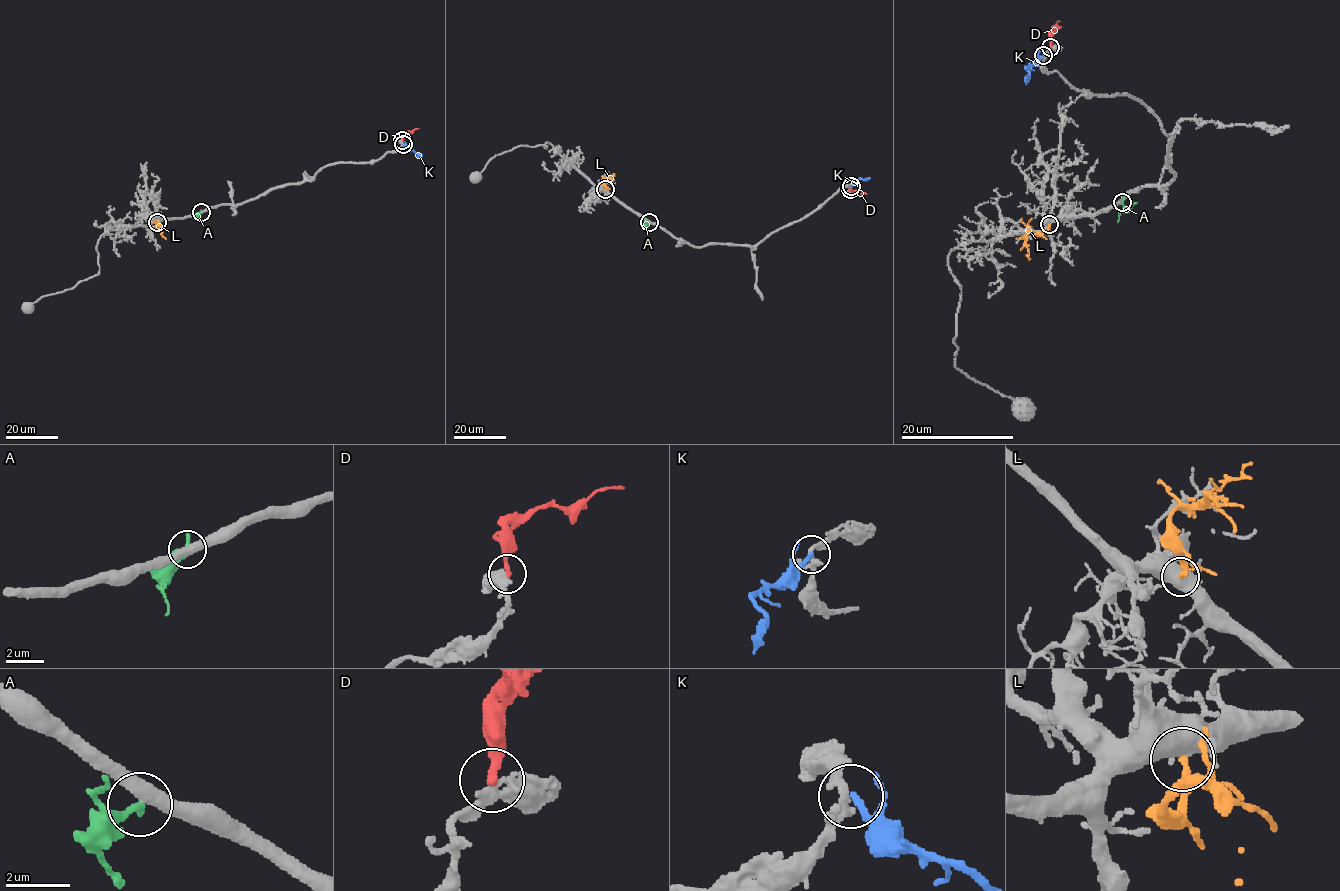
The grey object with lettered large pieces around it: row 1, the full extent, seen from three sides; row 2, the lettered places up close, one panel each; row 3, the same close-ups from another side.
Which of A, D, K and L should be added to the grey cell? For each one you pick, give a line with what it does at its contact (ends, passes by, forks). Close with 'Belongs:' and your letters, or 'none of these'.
L: it passes by
Belongs: L

